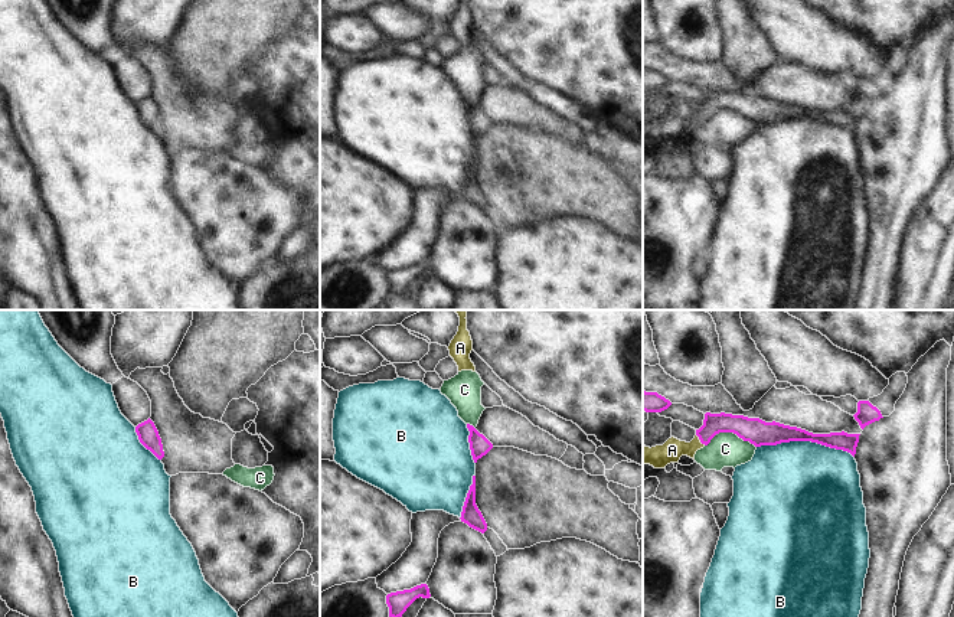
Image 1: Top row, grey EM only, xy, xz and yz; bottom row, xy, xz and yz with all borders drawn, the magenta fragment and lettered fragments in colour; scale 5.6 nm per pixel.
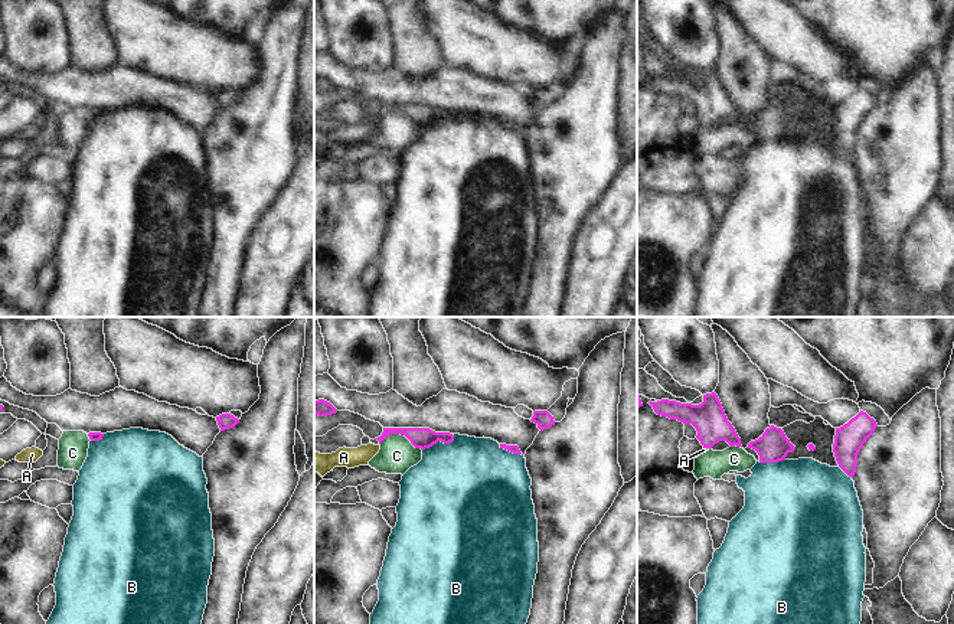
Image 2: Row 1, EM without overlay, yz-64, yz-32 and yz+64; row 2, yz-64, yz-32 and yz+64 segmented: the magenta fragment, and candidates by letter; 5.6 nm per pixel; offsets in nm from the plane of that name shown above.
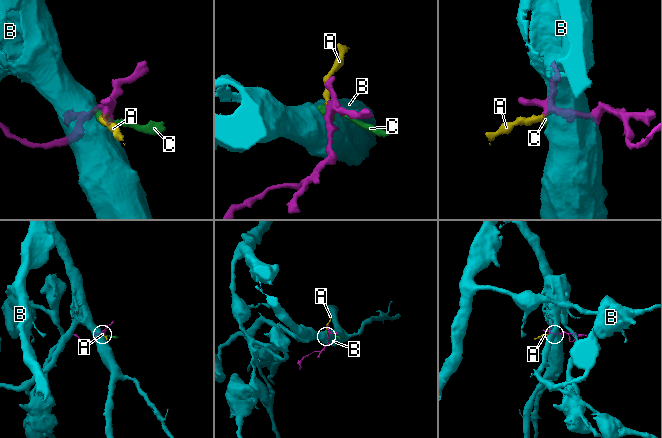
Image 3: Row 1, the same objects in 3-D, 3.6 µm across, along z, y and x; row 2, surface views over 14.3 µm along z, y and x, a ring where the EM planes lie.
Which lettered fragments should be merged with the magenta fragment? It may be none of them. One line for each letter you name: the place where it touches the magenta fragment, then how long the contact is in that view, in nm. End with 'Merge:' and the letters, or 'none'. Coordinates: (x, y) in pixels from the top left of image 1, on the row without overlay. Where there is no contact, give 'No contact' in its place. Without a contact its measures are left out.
A: Touches magenta at yz (699, 116). Shared border 80 nm
Merge: A

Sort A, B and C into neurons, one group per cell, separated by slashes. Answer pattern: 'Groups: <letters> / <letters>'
Groups: A / B / C

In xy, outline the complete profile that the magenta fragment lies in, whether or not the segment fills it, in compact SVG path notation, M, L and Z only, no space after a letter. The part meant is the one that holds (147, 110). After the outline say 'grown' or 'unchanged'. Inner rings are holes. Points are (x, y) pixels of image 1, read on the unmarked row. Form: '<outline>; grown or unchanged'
M148 95L147 98L135 104L140 120L150 127L159 137L164 134L161 115L154 99Z; unchanged

